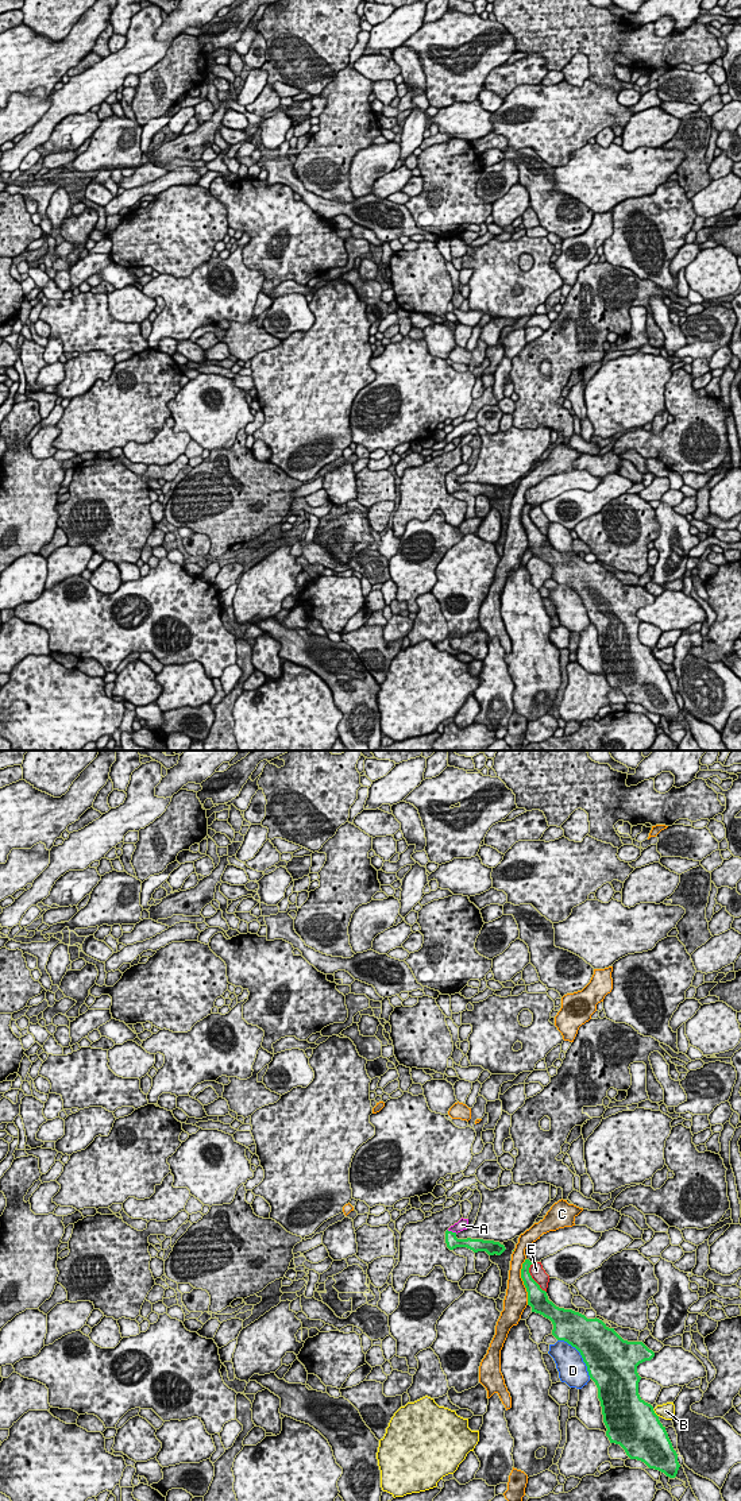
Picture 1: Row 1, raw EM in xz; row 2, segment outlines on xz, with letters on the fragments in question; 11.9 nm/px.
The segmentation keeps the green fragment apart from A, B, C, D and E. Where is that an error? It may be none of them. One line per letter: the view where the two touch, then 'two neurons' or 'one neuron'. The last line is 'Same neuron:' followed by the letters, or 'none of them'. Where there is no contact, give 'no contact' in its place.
A: xz | one neuron
B: xz | two neurons
C: xz | two neurons
D: xz | two neurons
E: xz | two neurons
Same neuron: A

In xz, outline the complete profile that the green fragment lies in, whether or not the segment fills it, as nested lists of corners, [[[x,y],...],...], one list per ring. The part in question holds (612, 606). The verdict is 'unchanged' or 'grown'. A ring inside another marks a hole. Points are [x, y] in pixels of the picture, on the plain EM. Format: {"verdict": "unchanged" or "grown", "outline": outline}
{"verdict": "unchanged", "outline": [[[525,503],[521,522],[528,536],[528,549],[553,568],[552,579],[575,591],[598,632],[606,680],[620,688],[630,703],[675,722],[680,711],[665,671],[653,651],[638,638],[641,621],[637,610],[655,597],[642,586],[624,584],[614,572],[599,563],[587,563],[572,553],[556,551],[529,517]]]}

